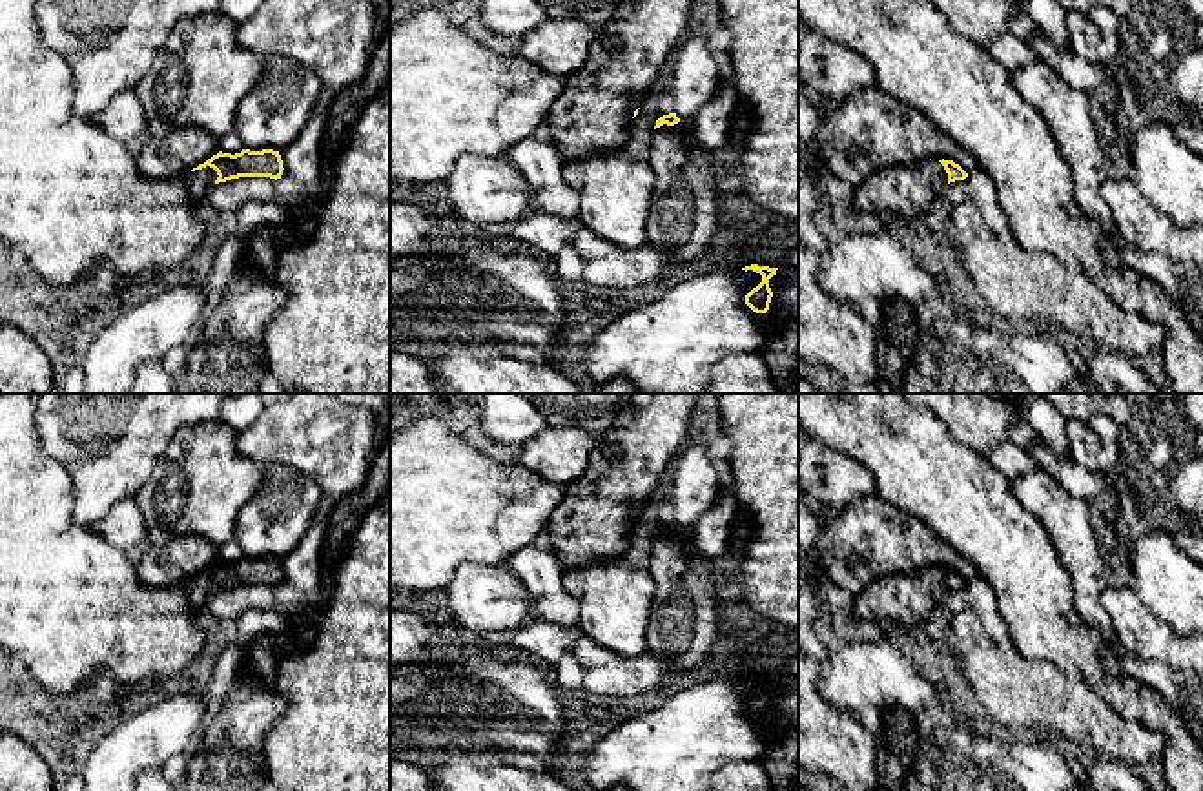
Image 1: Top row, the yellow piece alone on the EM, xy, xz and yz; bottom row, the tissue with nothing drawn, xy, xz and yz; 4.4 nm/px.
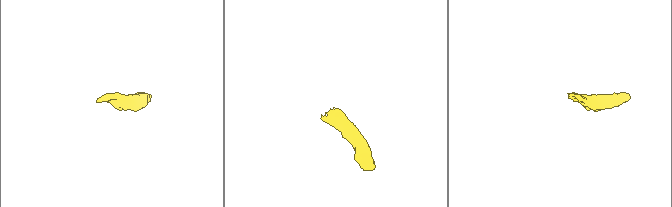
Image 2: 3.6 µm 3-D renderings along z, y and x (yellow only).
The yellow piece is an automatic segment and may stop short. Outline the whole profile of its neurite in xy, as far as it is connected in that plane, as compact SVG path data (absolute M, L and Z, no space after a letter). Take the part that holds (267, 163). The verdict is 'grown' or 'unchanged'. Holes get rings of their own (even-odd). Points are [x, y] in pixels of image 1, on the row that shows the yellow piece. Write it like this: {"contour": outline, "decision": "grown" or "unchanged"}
{"contour": "M262 149L241 153L222 153L219 151L204 164L199 164L190 173L184 175L188 190L195 202L202 202L210 186L226 182L239 177L270 177L281 179L283 160L279 151Z", "decision": "grown"}

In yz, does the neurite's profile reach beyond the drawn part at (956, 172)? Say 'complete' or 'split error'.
split error

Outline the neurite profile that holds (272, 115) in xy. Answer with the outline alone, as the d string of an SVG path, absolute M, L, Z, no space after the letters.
M266 56L261 78L235 113L235 131L250 151L281 151L310 120L323 82L290 56Z

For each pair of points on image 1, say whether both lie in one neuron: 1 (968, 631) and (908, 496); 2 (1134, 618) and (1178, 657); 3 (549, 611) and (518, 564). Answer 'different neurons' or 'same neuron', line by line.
1: different neurons
2: same neuron
3: same neuron

